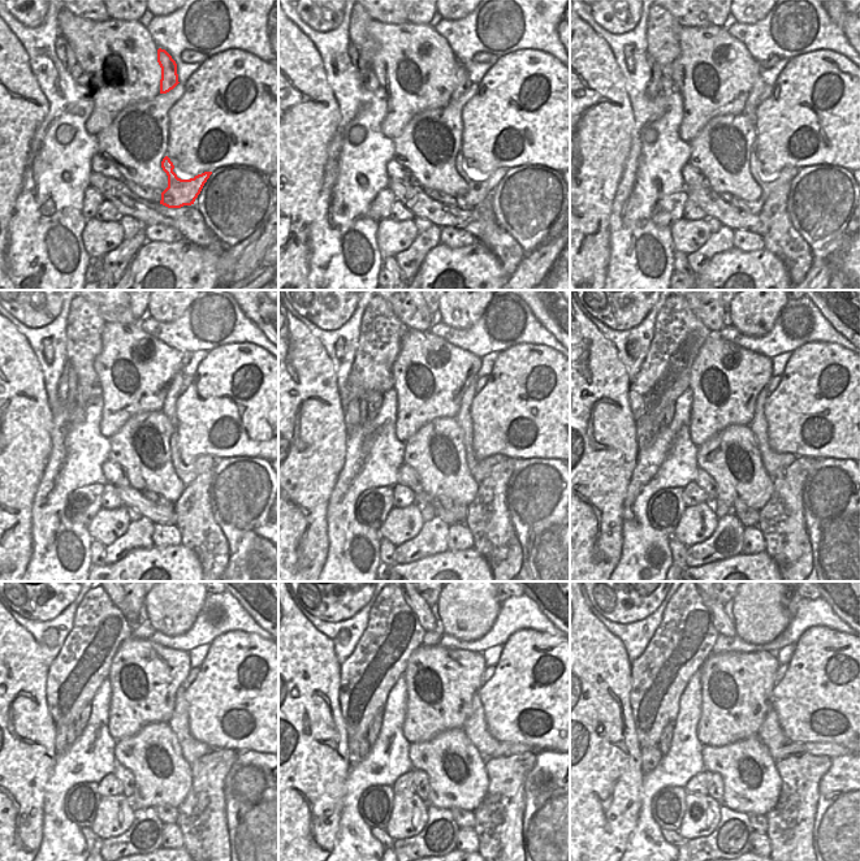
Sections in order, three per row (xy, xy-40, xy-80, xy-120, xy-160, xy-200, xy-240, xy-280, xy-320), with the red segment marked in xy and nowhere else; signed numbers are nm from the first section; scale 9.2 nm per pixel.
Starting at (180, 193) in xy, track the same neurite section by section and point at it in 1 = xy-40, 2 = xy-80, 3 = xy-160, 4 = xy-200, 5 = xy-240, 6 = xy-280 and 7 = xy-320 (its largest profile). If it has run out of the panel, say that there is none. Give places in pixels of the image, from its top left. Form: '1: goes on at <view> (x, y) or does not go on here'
1: goes on at xy-40 (478, 191)
2: goes on at xy-80 (786, 174)
3: goes on at xy-160 (479, 470)
4: goes on at xy-200 (773, 462)
5: goes on at xy-240 (191, 749)
6: goes on at xy-280 (475, 726)
7: goes on at xy-320 (770, 734)

